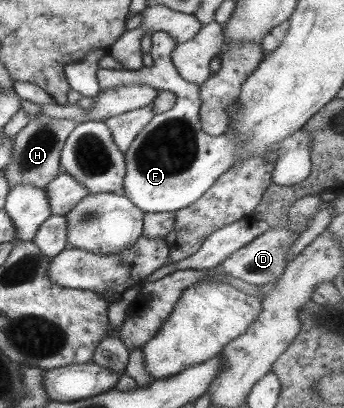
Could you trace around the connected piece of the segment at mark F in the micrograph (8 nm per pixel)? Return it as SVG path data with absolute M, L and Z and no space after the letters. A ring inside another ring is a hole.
M164 31L151 32L151 67L137 70L115 69L102 65L95 71L95 80L100 90L127 86L132 83L150 84L156 89L168 89L176 97L169 111L155 114L135 136L124 153L125 175L123 195L143 213L173 212L197 201L215 180L236 163L238 141L227 132L210 136L200 126L198 110L200 99L198 85L189 83L176 72L171 64L171 51L175 40Z

